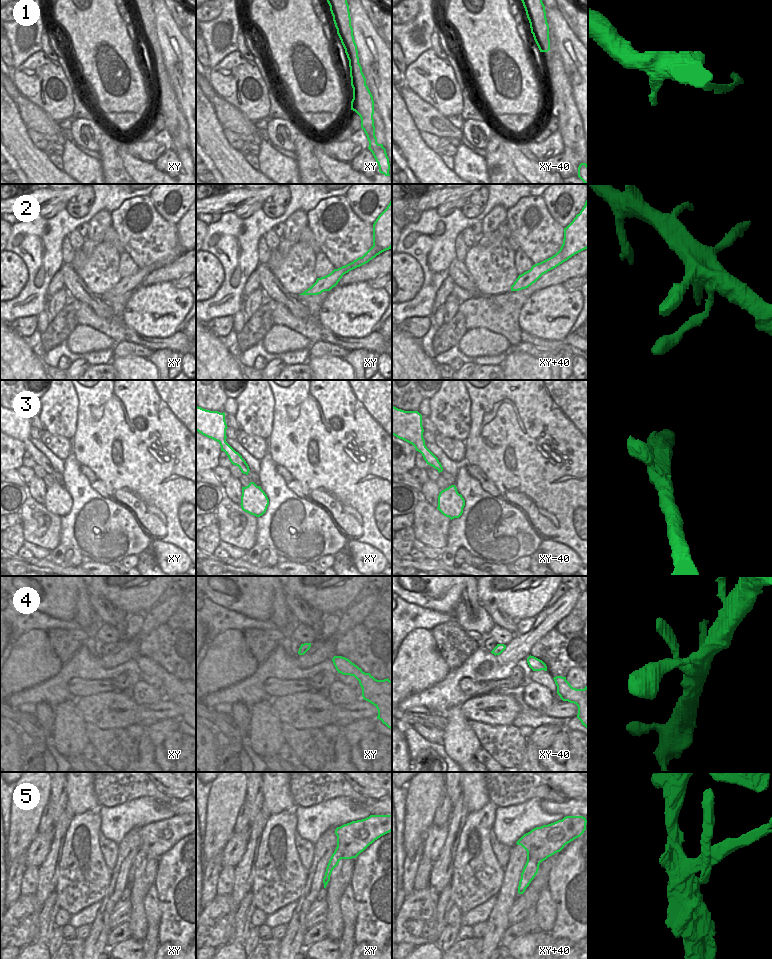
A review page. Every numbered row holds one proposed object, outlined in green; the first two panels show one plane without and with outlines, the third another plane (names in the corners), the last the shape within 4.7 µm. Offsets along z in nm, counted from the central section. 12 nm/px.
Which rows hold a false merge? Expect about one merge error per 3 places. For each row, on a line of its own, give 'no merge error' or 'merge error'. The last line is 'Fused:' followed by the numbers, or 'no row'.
1: merge error
2: no merge error
3: no merge error
4: no merge error
5: merge error
Fused: 1, 5

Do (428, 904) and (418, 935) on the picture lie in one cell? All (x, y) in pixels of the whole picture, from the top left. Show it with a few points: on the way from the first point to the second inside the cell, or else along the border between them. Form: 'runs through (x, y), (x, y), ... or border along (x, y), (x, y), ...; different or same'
runs through (420, 912), (418, 914), (418, 927); same

